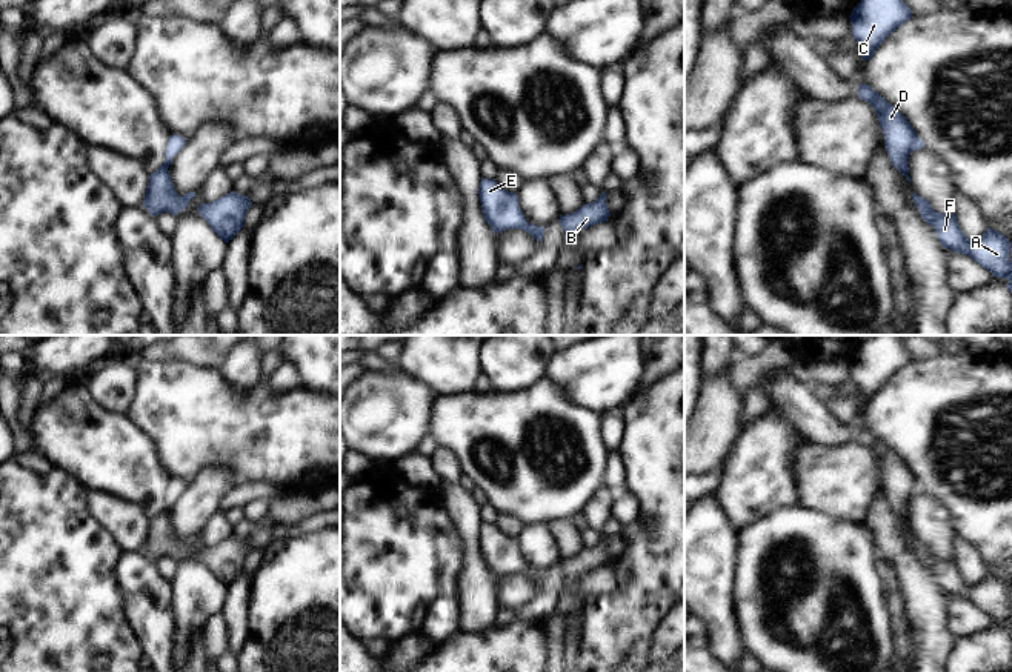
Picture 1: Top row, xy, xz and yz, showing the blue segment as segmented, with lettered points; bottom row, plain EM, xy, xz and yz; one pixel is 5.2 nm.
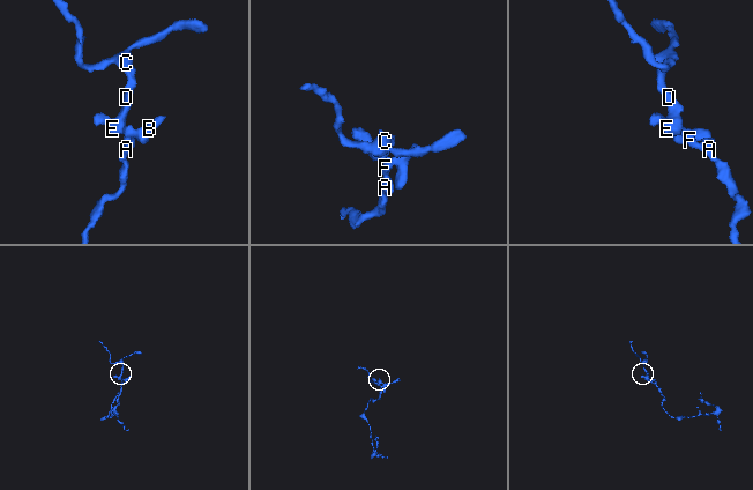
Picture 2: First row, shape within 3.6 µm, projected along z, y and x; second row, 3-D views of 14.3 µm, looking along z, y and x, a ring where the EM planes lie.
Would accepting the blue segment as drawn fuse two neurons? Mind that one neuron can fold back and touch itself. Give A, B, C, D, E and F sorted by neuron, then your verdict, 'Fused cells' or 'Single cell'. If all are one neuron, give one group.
Groups: A B C D E F. Single cell

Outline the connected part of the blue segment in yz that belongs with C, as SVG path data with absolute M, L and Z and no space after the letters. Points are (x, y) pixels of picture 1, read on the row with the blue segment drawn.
M861 0L849 15L861 60L869 60L886 37L910 17L903 0Z

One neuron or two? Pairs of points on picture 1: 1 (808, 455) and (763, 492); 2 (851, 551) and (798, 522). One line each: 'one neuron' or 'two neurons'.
1: two neurons
2: one neuron

